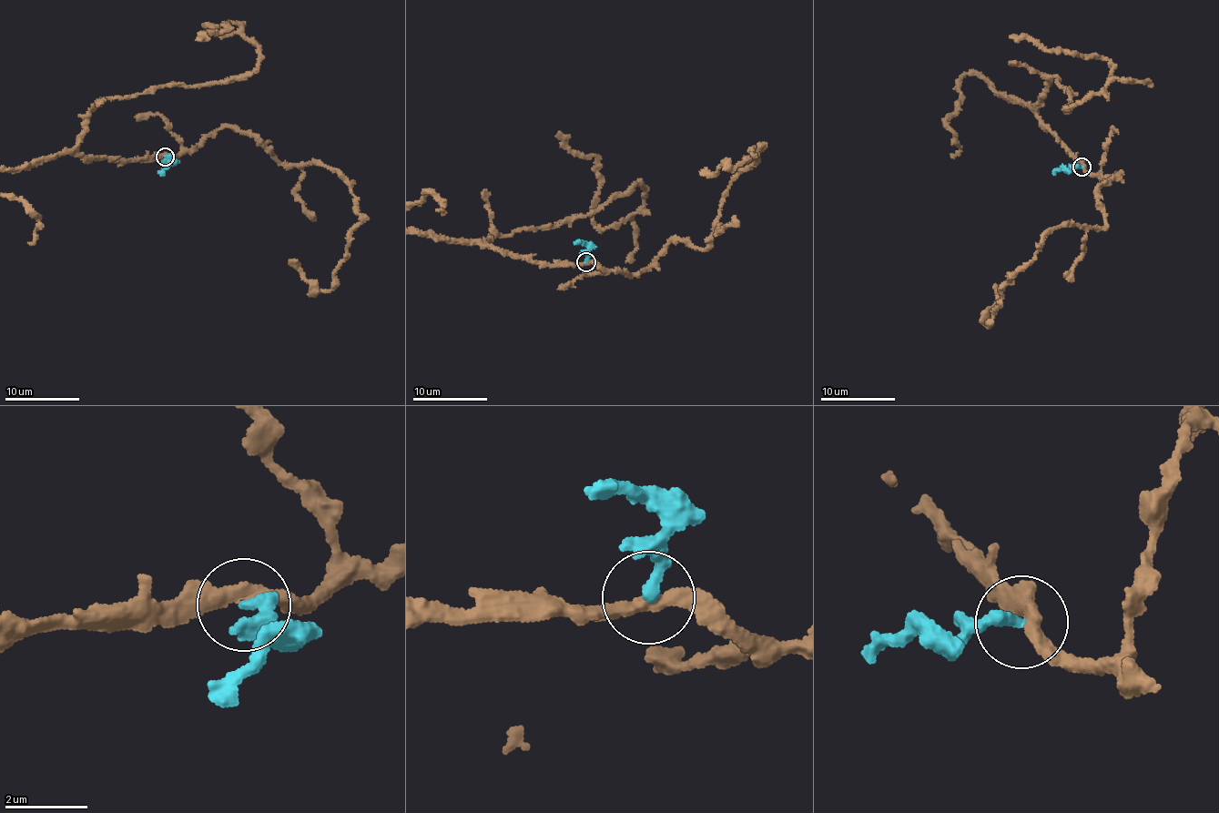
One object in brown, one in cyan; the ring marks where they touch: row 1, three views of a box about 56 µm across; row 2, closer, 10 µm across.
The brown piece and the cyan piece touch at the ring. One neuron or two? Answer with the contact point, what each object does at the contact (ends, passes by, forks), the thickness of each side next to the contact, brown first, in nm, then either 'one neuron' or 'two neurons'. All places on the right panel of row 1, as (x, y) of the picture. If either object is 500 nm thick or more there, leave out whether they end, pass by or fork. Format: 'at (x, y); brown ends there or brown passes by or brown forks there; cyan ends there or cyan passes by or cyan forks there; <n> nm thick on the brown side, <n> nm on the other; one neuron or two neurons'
at (1081, 167); brown passes by; cyan ends there; 360 nm thick on the brown side, 260 nm on the other; two neurons

